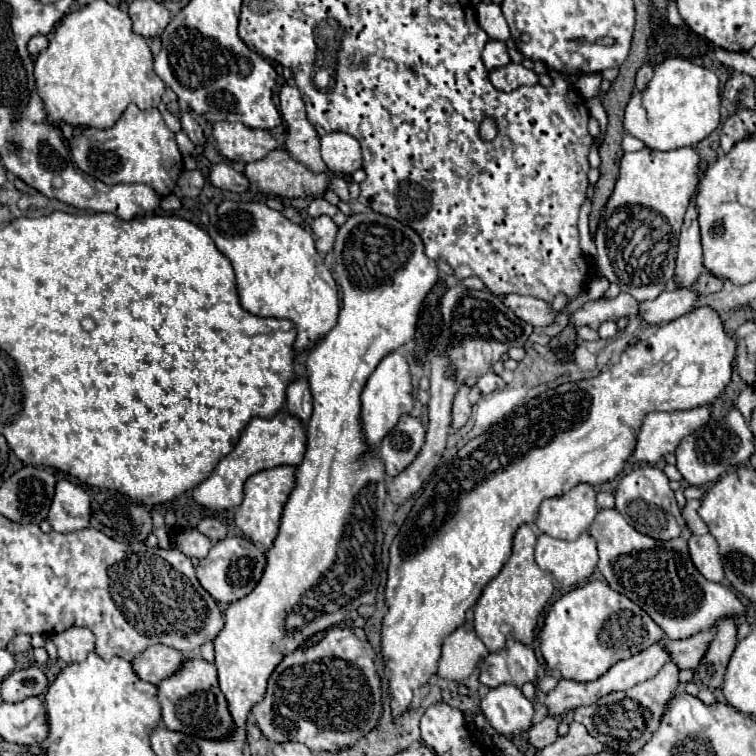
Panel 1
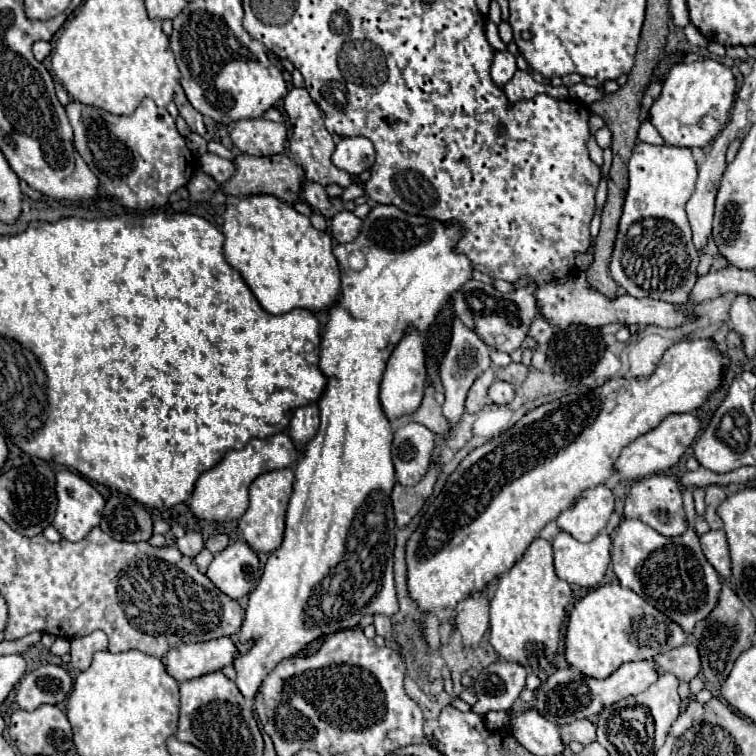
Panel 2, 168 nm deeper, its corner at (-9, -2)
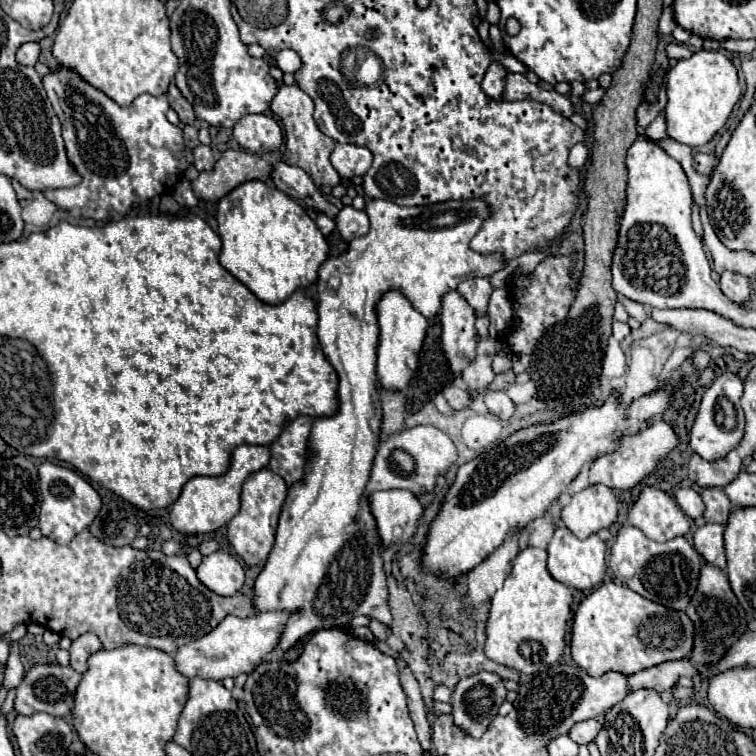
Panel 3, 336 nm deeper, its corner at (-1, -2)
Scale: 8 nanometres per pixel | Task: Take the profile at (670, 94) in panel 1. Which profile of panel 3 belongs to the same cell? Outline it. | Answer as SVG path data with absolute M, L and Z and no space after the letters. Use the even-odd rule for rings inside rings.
M695 51L693 57L677 61L667 73L667 97L667 135L689 147L705 145L721 131L741 97L737 69L721 51Z

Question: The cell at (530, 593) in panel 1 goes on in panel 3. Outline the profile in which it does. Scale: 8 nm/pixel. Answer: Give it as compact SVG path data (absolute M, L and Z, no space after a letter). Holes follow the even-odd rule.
M525 547L519 551L511 575L491 599L485 653L489 659L519 673L535 673L555 663L565 649L567 621L571 619L573 593L547 571L547 551Z

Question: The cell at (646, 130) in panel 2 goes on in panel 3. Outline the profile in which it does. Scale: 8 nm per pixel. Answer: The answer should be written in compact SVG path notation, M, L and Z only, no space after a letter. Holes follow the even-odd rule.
M661 111L659 115L657 115L657 119L645 129L645 135L649 137L649 139L663 139L665 135L667 135L667 121L665 121L665 111Z

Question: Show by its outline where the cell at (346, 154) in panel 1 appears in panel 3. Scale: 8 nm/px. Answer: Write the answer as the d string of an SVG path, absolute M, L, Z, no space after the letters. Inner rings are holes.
M337 143L333 153L331 153L331 163L337 169L341 177L355 177L355 175L365 175L367 169L371 167L373 155L367 147L357 147L357 145L341 145Z

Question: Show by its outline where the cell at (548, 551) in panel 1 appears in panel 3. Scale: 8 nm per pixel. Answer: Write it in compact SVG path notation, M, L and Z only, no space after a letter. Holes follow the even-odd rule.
M557 527L553 537L551 537L551 541L549 541L547 553L549 553L547 569L553 575L553 579L557 579L557 581L561 581L561 583L565 583L565 585L569 585L573 589L579 589L579 591L593 589L605 577L607 545L597 535L591 535L591 537L581 541L567 527Z

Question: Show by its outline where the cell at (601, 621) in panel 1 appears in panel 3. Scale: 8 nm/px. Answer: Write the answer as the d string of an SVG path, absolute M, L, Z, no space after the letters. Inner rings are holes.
M605 581L585 597L573 619L571 655L573 661L591 677L609 671L631 675L665 661L677 661L691 655L695 627L685 611L673 611L653 603L627 585ZM661 617L661 619L659 619Z

